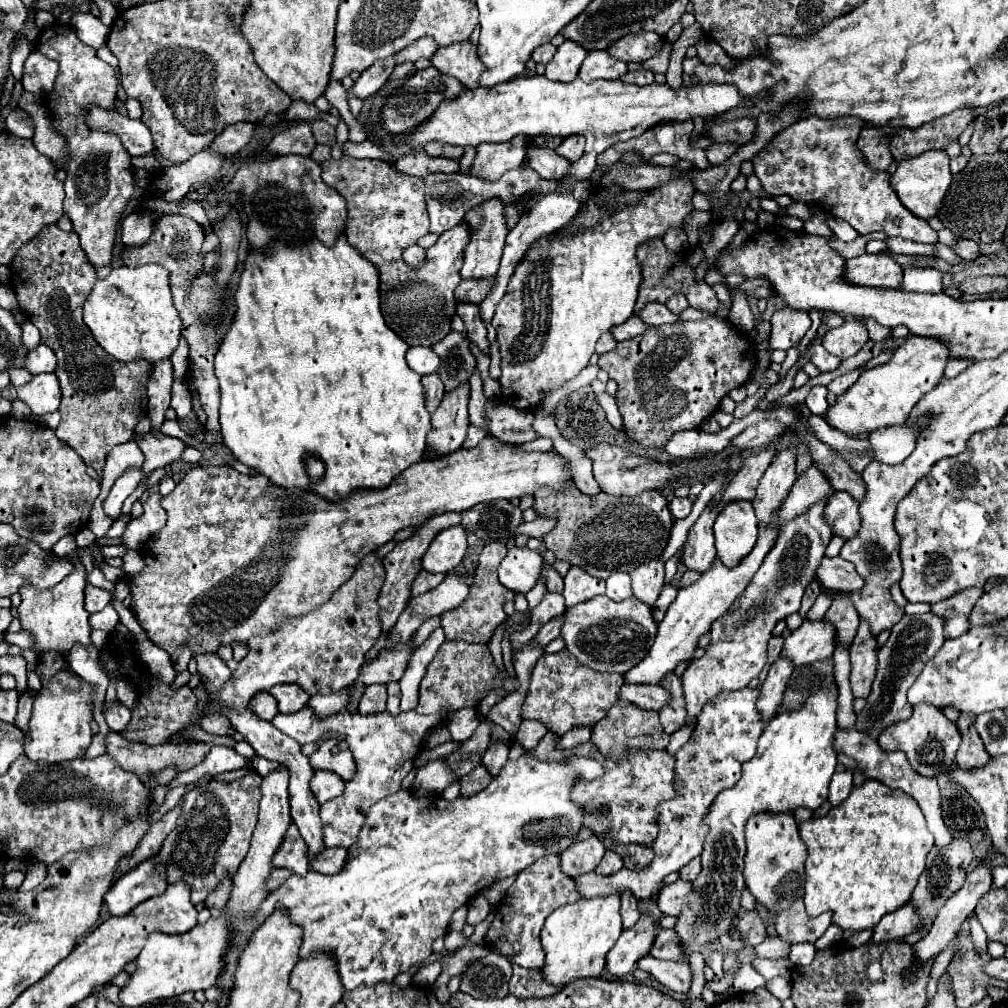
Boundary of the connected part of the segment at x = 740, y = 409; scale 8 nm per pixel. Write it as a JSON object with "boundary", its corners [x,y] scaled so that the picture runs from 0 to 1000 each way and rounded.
{"boundary":[[[755,383],[755,387],[753,387],[749,393],[743,393],[743,395],[739,395],[737,399],[733,399],[731,405],[729,405],[729,409],[727,409],[727,413],[729,413],[729,415],[737,415],[737,413],[741,413],[741,411],[749,405],[749,401],[757,395],[757,389],[759,389],[759,385]]]}

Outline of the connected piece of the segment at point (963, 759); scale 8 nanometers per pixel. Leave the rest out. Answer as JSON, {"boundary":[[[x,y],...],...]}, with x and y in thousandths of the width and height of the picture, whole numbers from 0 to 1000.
{"boundary":[[[953,708],[949,714],[949,722],[953,726],[953,740],[949,746],[949,760],[951,762],[969,762],[977,760],[981,754],[981,748],[967,724],[967,710]]]}

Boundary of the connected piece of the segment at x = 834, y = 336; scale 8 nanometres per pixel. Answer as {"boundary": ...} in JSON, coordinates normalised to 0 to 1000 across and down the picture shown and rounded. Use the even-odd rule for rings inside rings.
{"boundary":[[[838,319],[836,323],[822,327],[816,333],[814,341],[820,349],[838,357],[838,355],[848,353],[858,343],[860,337],[862,337],[860,325],[854,319]]]}

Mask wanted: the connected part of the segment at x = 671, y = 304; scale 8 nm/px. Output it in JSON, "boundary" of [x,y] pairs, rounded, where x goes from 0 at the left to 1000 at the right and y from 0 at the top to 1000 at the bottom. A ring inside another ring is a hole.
{"boundary":[[[672,292],[672,294],[666,294],[666,296],[662,298],[662,306],[664,306],[666,310],[670,310],[670,312],[678,310],[678,308],[680,308],[682,304],[684,304],[684,302],[682,302],[682,296],[680,296],[678,292]]]}

